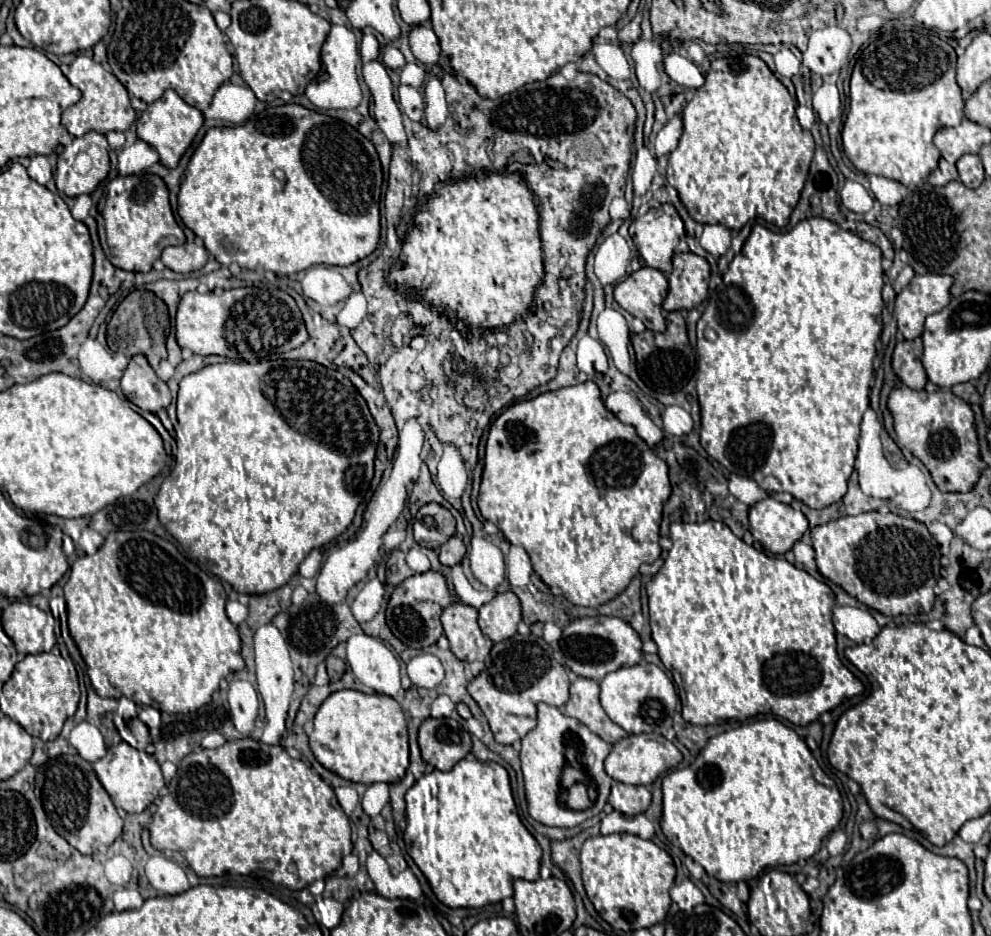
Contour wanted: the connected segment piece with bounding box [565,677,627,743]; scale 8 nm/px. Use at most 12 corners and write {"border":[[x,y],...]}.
{"border":[[579,677],[565,715],[609,743],[627,733],[599,703],[599,683]]}

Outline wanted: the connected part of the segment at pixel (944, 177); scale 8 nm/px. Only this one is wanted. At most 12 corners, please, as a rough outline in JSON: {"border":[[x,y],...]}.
{"border":[[945,159],[929,175],[931,185],[947,185],[955,181],[957,169]]}

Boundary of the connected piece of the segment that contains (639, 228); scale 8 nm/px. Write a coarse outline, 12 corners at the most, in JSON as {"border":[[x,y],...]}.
{"border":[[668,203],[635,219],[629,233],[643,261],[671,273],[687,236]]}

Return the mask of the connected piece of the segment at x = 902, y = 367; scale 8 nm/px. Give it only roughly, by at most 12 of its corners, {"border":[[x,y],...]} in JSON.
{"border":[[901,341],[893,371],[911,389],[923,389],[923,341]]}

